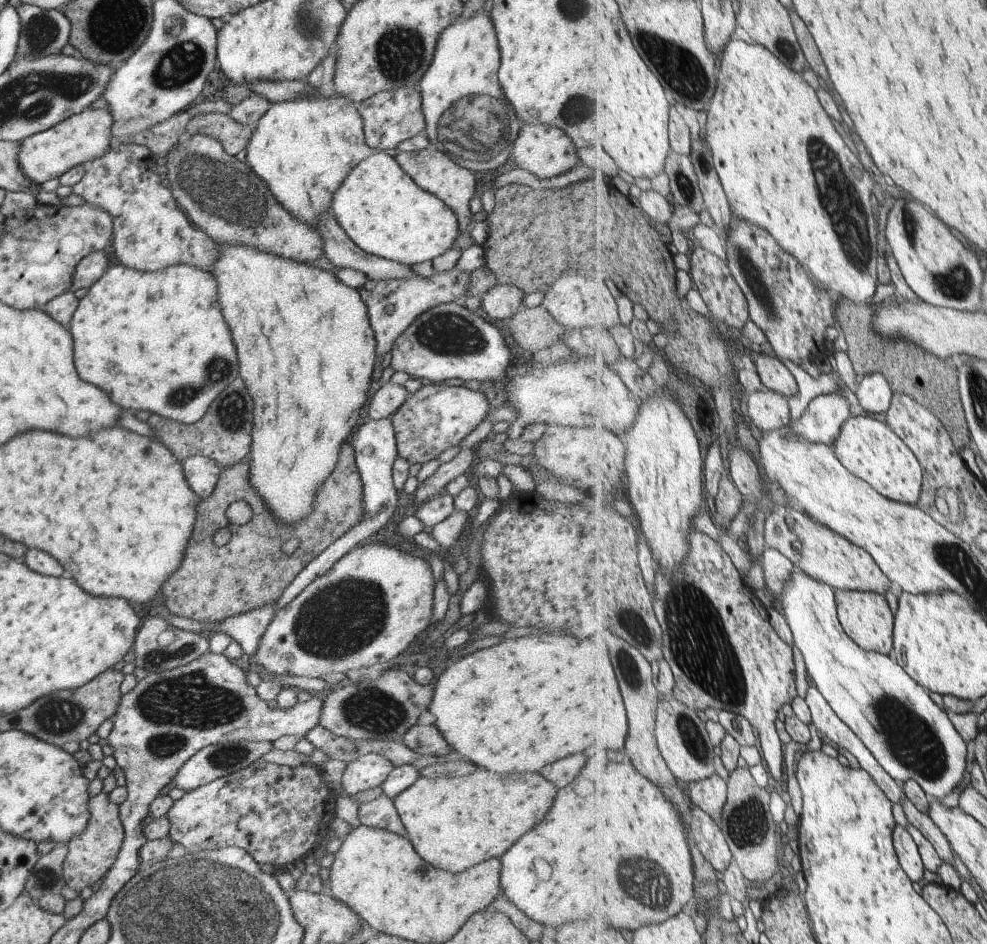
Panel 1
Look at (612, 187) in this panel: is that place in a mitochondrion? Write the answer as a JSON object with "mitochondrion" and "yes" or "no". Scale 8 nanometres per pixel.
{"mitochondrion":"no"}

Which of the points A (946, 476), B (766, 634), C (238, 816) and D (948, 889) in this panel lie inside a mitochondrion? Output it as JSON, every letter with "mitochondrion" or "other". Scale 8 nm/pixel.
{"A":"other","B":"other","C":"other","D":"other"}

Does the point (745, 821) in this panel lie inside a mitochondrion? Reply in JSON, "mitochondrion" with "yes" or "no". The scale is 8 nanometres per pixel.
{"mitochondrion":"yes"}

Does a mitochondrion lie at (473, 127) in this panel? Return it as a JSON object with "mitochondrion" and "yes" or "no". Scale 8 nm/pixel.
{"mitochondrion":"yes"}

